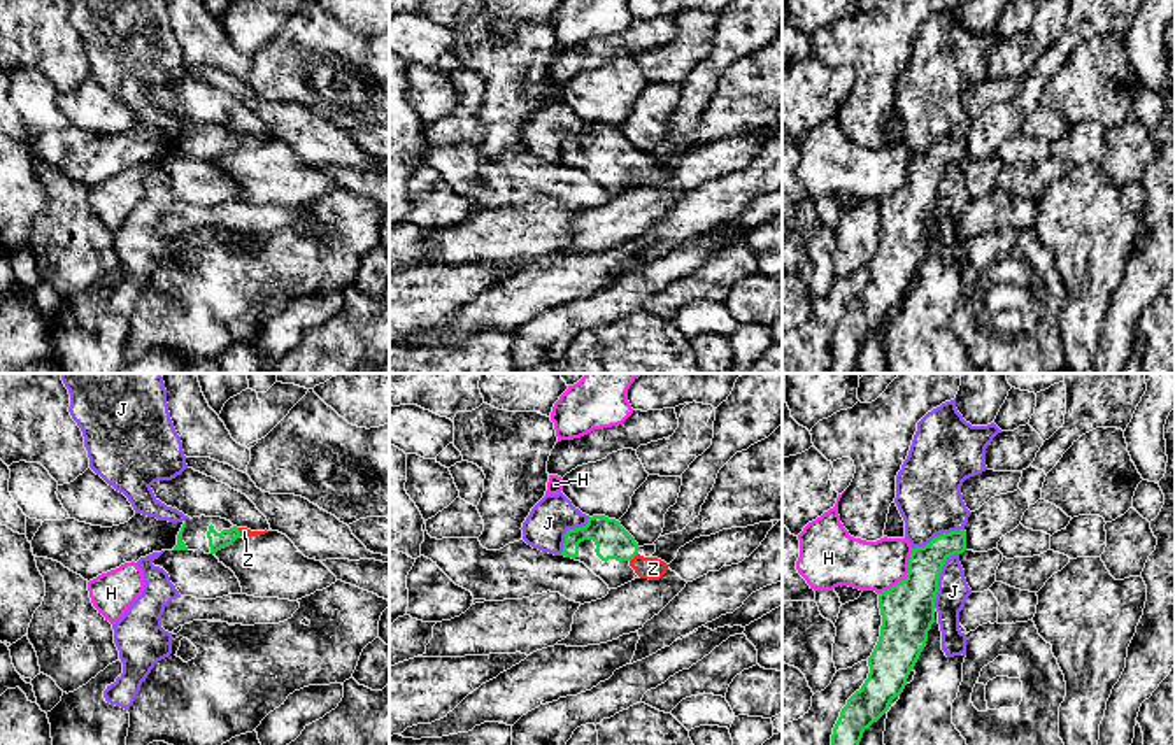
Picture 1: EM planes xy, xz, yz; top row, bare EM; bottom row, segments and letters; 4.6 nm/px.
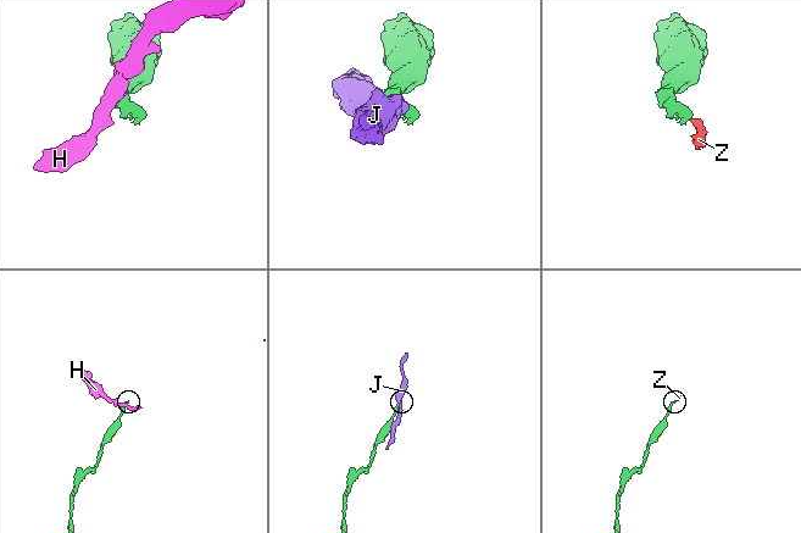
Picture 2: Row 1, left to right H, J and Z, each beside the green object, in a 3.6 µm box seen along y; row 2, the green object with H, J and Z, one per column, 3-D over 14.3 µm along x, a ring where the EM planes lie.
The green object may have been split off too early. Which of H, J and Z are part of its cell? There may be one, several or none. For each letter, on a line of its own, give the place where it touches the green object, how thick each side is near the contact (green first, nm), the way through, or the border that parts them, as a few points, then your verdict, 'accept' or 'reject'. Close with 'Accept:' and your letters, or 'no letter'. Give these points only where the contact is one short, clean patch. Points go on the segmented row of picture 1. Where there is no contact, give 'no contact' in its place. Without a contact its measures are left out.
H: contact yz (907, 575); calibres 240 and 220 nm; border yz (912, 549), (907, 560), (907, 574), (879, 595); reject
J: contact yz (939, 577); calibres 240 and 140 nm; reject
Z: contact xz (633, 556); calibres 160 and 110 nm; way xz (612, 542), (633, 556), (644, 567), (653, 568); accept
Accept: Z

